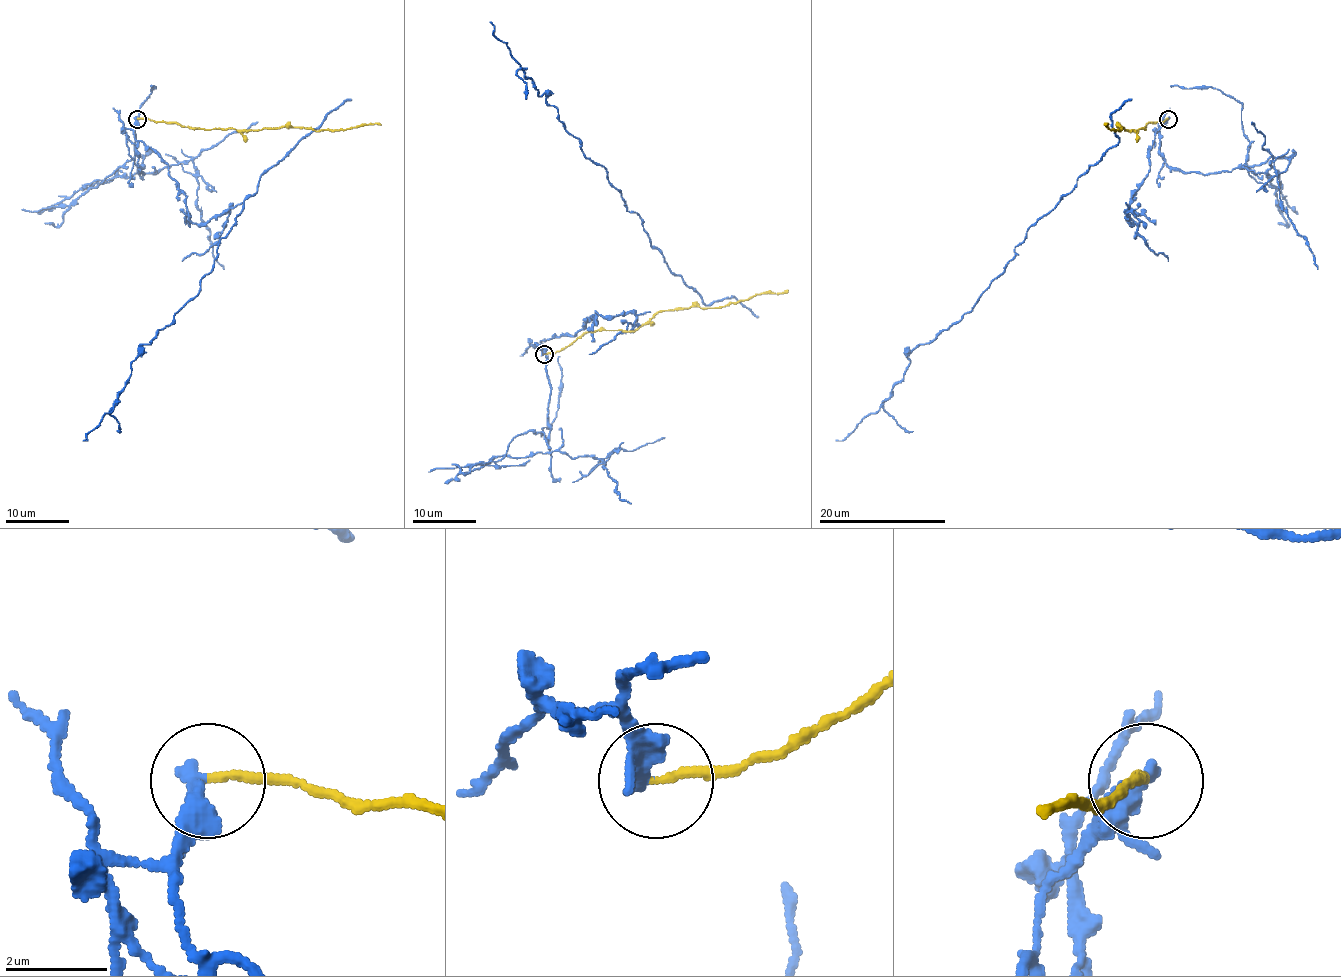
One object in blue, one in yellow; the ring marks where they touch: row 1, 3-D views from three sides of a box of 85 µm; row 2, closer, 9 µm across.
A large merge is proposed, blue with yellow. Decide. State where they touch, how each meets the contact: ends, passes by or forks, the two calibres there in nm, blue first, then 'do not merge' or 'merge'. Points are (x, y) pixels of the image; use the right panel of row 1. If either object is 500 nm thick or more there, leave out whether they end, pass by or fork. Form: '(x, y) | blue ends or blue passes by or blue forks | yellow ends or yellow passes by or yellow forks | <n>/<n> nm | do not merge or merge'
(1168, 119) | blue ends | yellow ends | 400/160 nm | do not merge

